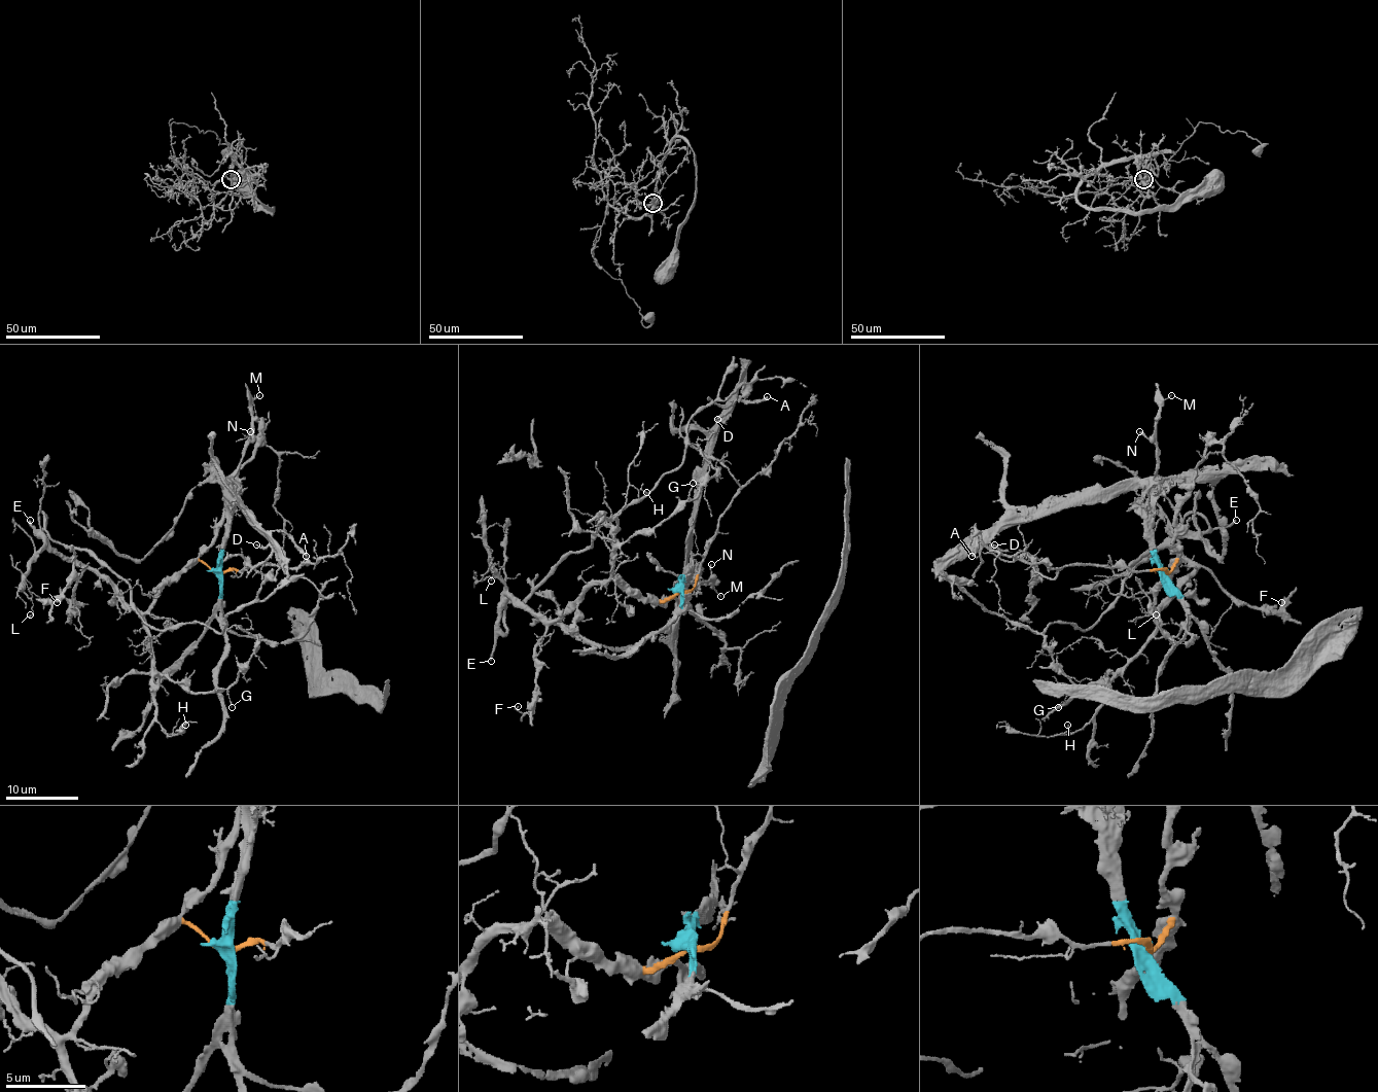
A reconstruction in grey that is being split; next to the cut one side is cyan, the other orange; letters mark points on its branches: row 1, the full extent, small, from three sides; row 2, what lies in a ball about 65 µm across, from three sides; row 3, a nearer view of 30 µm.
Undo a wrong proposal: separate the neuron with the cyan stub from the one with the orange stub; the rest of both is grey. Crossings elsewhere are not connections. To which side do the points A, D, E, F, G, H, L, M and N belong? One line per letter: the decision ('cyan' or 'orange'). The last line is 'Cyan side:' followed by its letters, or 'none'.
A: cyan
D: cyan
E: orange
F: orange
G: orange
H: orange
L: orange
M: cyan
N: cyan
Cyan side: A, D, M, N

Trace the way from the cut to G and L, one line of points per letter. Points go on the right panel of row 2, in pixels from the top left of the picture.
G: (1167, 573), (1158, 586), (1154, 606), (1158, 630), (1102, 692), (1075, 691), (1059, 707)
L: (1167, 573), (1158, 586), (1156, 611), (1196, 568), (1167, 546), (1121, 577), (1141, 606), (1156, 615)

